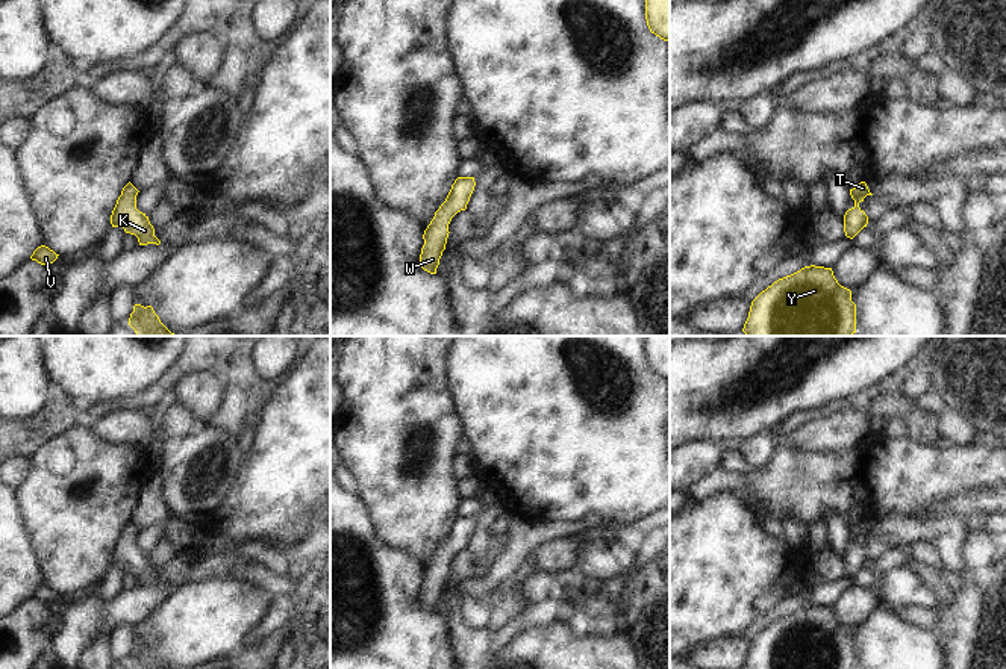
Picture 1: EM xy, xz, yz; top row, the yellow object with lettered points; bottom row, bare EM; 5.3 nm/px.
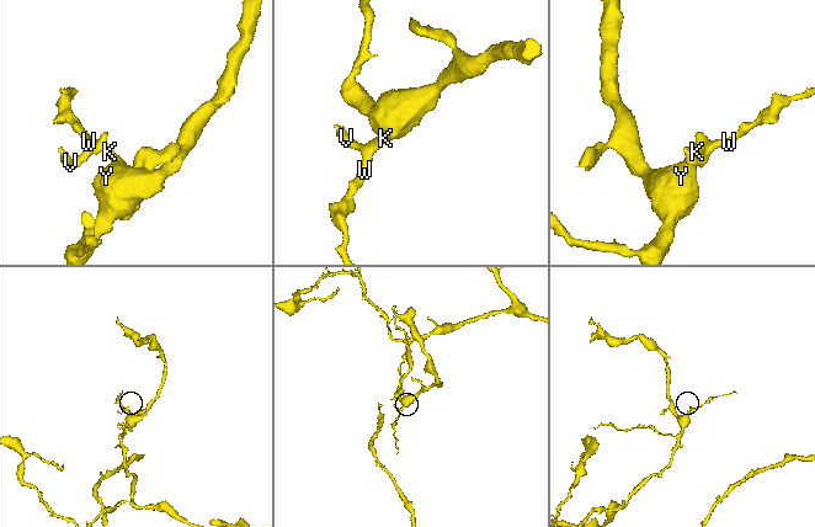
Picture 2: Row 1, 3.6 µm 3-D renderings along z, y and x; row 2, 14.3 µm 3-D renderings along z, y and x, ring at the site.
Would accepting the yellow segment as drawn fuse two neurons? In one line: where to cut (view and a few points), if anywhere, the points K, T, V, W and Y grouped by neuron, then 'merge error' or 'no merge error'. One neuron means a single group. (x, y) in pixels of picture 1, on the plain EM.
cut none; groups K T V W Y; no merge error

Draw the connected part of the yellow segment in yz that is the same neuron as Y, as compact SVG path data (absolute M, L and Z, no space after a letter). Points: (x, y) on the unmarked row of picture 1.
M811 604L762 630L742 669L856 669L856 643L832 607Z

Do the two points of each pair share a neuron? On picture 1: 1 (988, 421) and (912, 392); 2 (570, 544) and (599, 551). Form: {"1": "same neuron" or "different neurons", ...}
{"1": "different neurons", "2": "different neurons"}

